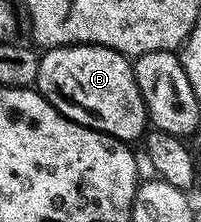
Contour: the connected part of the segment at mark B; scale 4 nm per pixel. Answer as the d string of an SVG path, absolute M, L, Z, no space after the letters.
M54 46L40 54L40 67L35 89L62 116L74 120L91 130L109 134L120 142L129 144L143 139L149 129L148 113L138 88L133 63L127 57L105 46Z

